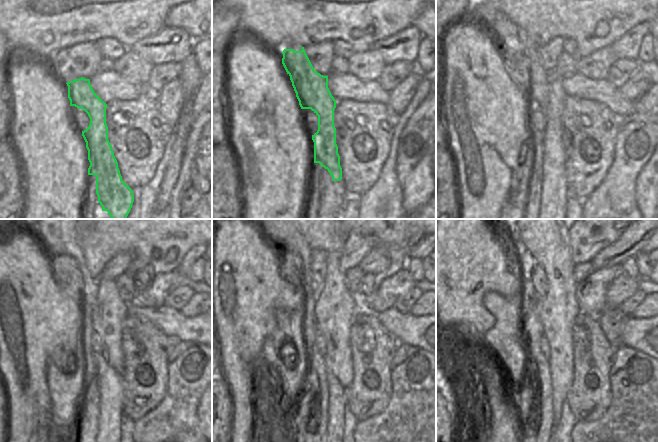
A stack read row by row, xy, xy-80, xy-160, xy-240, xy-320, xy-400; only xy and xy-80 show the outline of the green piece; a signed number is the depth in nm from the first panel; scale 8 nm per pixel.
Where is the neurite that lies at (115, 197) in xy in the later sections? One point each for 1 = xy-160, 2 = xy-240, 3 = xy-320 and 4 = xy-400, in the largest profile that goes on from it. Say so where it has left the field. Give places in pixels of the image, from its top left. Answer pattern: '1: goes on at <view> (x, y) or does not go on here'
1: goes on at xy-160 (537, 78)
2: goes on at xy-240 (60, 239)
3: goes on at xy-320 (288, 239)
4: goes on at xy-400 (514, 239)

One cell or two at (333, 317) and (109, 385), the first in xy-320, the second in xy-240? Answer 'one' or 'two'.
one

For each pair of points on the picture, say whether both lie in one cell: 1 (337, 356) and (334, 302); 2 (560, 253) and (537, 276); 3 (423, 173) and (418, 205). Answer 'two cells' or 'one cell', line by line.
1: one cell
2: two cells
3: one cell

